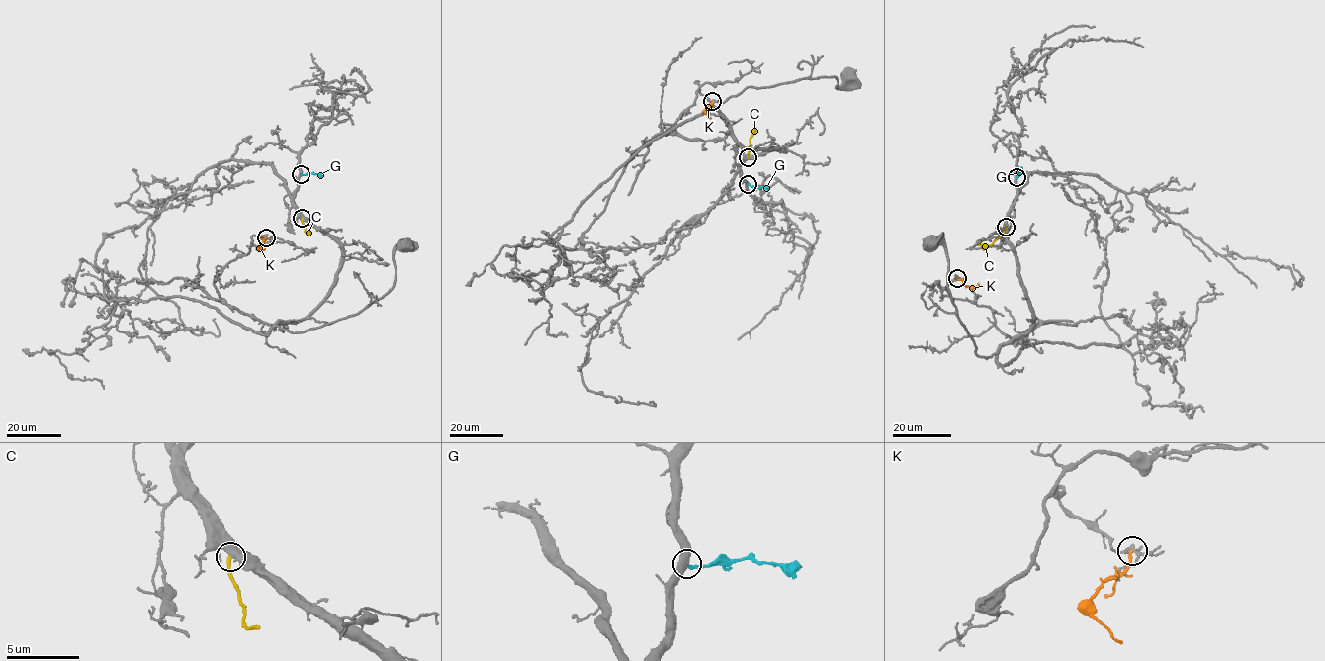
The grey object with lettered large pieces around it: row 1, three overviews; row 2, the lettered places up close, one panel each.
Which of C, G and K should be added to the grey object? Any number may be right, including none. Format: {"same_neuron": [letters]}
{"same_neuron": []}

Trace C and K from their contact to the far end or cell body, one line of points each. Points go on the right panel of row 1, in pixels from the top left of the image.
C: (1006, 227), (991, 244), (978, 245)
K: (957, 278), (970, 287), (978, 283)

